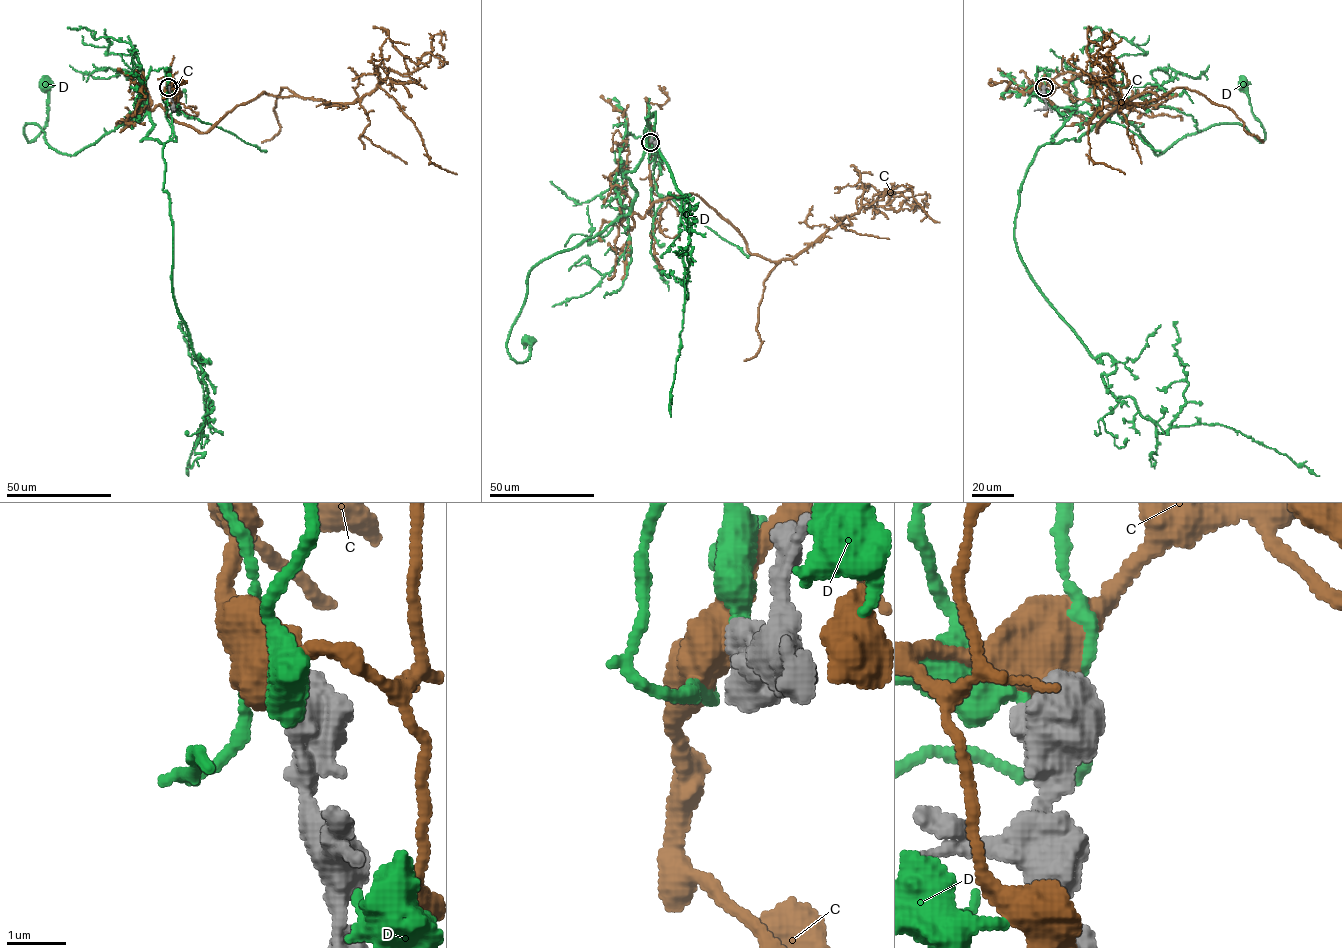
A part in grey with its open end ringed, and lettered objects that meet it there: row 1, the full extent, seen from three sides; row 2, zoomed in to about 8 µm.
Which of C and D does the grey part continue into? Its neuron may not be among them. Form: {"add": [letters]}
{"add": []}

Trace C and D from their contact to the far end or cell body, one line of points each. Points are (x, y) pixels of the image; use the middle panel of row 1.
C: (651, 141), (649, 214), (655, 202), (697, 194), (746, 249), (774, 261), (794, 259), (899, 185), (940, 222)
D: (651, 140), (647, 123), (654, 157), (623, 175), (628, 214), (531, 270), (506, 343), (518, 363), (527, 340)

